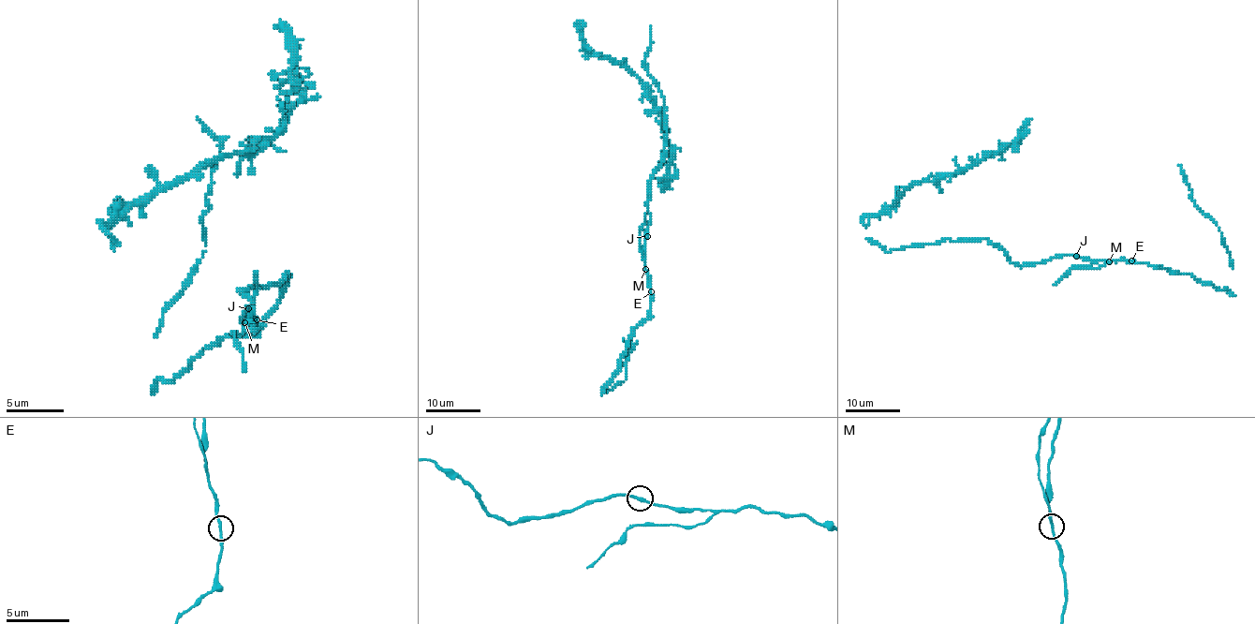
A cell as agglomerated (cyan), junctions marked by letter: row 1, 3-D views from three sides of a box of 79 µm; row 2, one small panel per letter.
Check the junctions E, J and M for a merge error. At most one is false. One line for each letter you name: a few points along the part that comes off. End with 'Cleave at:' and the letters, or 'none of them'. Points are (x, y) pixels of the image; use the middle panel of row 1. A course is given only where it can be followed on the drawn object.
M: course (645, 268), (641, 231), (644, 213)
Cleave at: M

